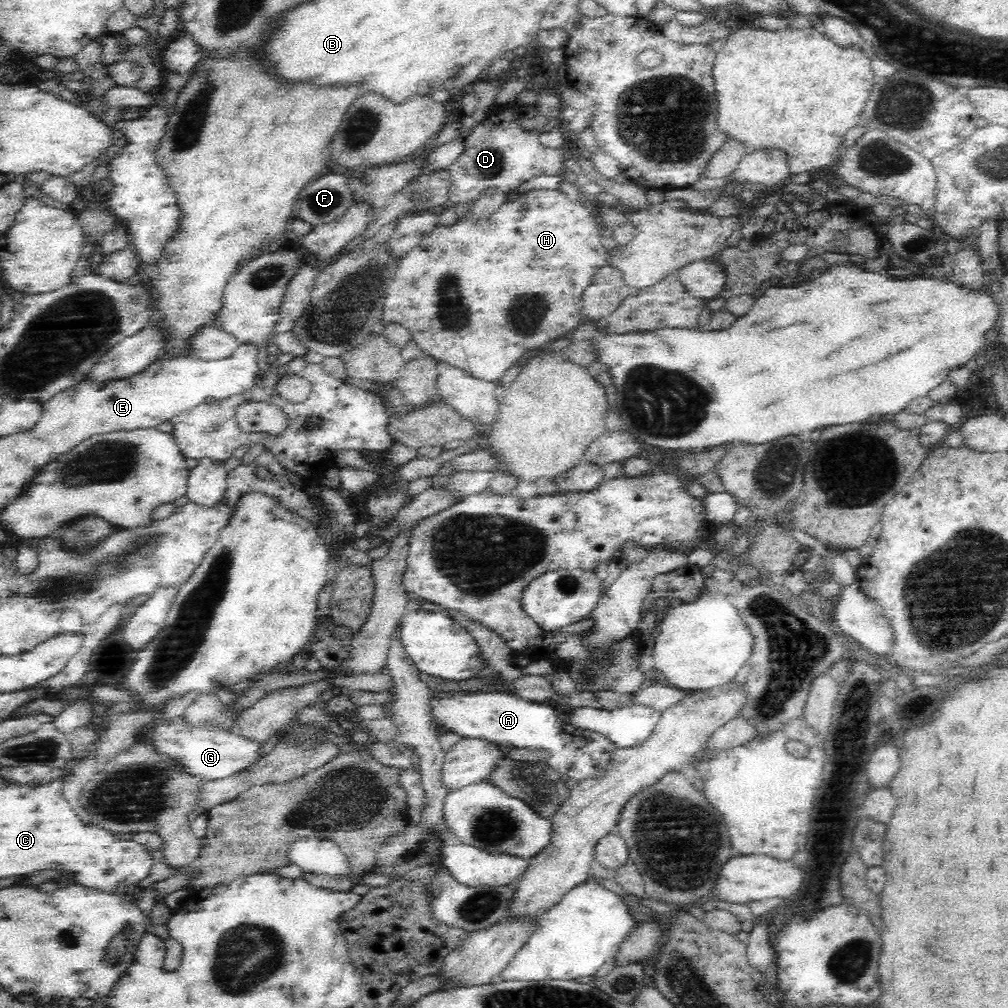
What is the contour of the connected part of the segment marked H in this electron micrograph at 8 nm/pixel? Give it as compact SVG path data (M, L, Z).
M559 189L559 190L530 190L530 192L525 192L525 193L524 193L524 194L521 194L521 195L519 195L519 194L516 194L516 195L513 195L513 196L510 196L510 197L509 197L509 199L508 199L508 200L507 200L507 201L506 201L506 202L505 202L505 203L504 203L504 204L503 204L503 205L502 205L502 206L501 206L501 207L500 207L500 208L499 208L499 209L498 209L498 210L497 210L497 211L496 211L496 212L494 212L494 213L493 213L493 214L490 214L490 216L488 216L488 218L473 218L473 217L472 217L472 214L470 214L470 209L469 209L469 214L468 214L468 215L467 215L467 216L464 216L464 218L459 218L459 219L458 219L458 220L456 220L456 222L454 222L454 224L452 224L452 226L439 226L439 227L436 227L436 228L434 228L434 230L432 230L432 232L429 232L429 233L428 233L428 234L427 234L427 235L424 235L424 236L423 236L423 238L422 238L422 239L421 239L421 241L420 241L420 244L419 244L419 245L418 245L418 246L415 246L415 247L414 247L414 248L411 248L411 249L410 249L410 250L409 250L409 251L408 251L408 252L407 252L407 253L406 253L406 254L405 254L405 256L404 256L404 257L402 257L402 260L400 260L400 266L398 266L398 270L396 270L396 276L395 276L395 279L394 279L394 280L392 280L392 282L390 282L390 286L388 286L388 288L387 288L387 294L386 294L386 300L384 300L384 312L383 312L383 316L382 316L382 320L380 320L380 323L379 323L379 325L378 325L378 327L377 327L377 328L376 328L376 331L381 331L381 330L382 330L382 328L383 328L383 324L384 324L384 323L387 323L387 322L396 322L396 323L398 323L398 324L401 324L401 325L402 325L402 326L405 326L405 327L406 327L406 328L408 328L408 330L409 330L409 331L410 331L410 334L411 334L411 335L412 335L412 339L413 339L413 340L414 340L414 341L416 341L416 343L417 343L417 344L418 344L418 347L419 347L419 348L420 348L420 349L422 349L422 350L423 350L423 353L424 353L424 354L428 354L428 355L430 355L430 356L431 356L431 357L434 357L434 358L435 358L435 359L438 359L438 360L439 360L439 361L441 361L441 362L443 362L443 363L444 363L444 364L445 364L445 365L448 365L448 366L452 366L452 368L457 368L457 369L460 369L460 370L465 370L465 371L466 371L466 372L467 372L467 373L468 373L468 374L471 374L471 375L472 375L472 376L473 376L473 377L476 377L476 378L481 378L481 379L482 379L482 380L485 380L485 381L488 381L488 382L497 382L497 383L498 383L498 380L499 380L499 379L500 379L500 378L501 378L501 377L502 377L502 376L503 376L503 374L504 374L504 372L506 372L506 370L508 370L508 368L510 368L510 367L511 367L511 366L514 366L514 365L515 365L515 364L517 364L517 362L518 362L518 359L519 359L519 358L522 358L522 356L524 356L524 354L526 354L526 352L528 352L528 351L529 351L529 350L532 350L532 349L535 349L535 348L537 348L537 347L538 347L538 348L544 348L544 346L546 346L546 344L547 344L547 343L549 343L549 342L551 342L551 341L554 341L554 340L555 340L555 339L560 339L560 338L562 338L562 337L565 337L565 336L566 336L566 335L568 335L568 334L571 334L571 333L572 333L572 332L573 332L573 331L574 331L574 330L575 330L575 329L576 329L576 328L579 328L579 326L580 326L580 324L582 324L582 322L584 322L584 321L583 321L583 316L582 316L582 314L581 314L581 306L582 306L582 304L581 304L581 300L582 300L582 298L580 298L580 296L582 296L582 294L583 294L583 292L584 292L584 289L585 289L585 288L586 288L586 287L587 287L587 286L588 286L588 285L589 285L589 284L590 284L590 283L591 283L591 278L592 278L592 275L593 275L593 274L594 274L594 273L595 273L595 272L596 272L596 271L597 271L597 270L598 270L598 269L599 269L599 268L602 268L602 266L604 266L604 265L605 265L605 264L608 264L608 250L607 250L607 249L606 249L606 248L605 248L605 247L604 247L604 246L603 246L603 245L602 245L602 235L600 235L600 232L601 232L601 231L602 231L602 228L603 228L603 226L602 226L602 225L601 225L601 223L600 223L600 221L599 221L599 219L598 219L598 216L597 216L597 214L596 214L596 212L595 212L595 211L593 211L593 210L592 210L592 209L591 209L591 208L589 208L589 207L586 207L586 206L585 206L585 205L586 205L586 203L585 203L585 200L583 200L583 199L579 199L579 200L577 200L577 201L570 201L570 200L568 200L568 198L566 198L566 196L564 196L564 193L562 193L562 192L561 192L561 189Z

